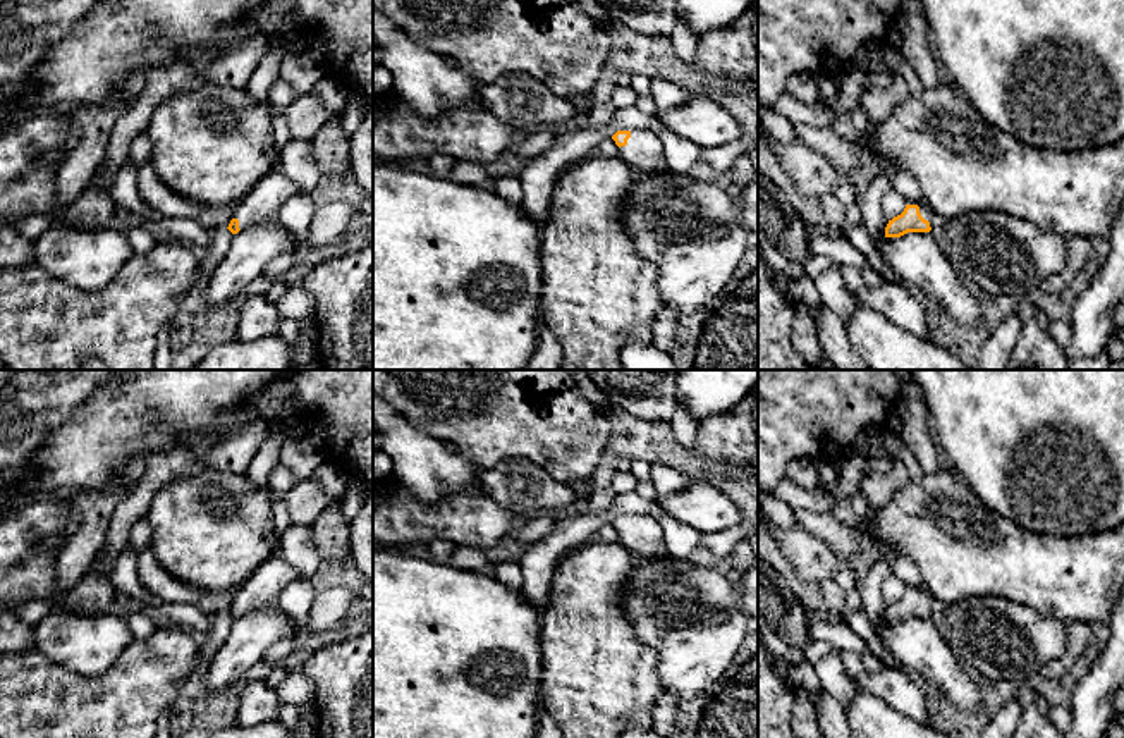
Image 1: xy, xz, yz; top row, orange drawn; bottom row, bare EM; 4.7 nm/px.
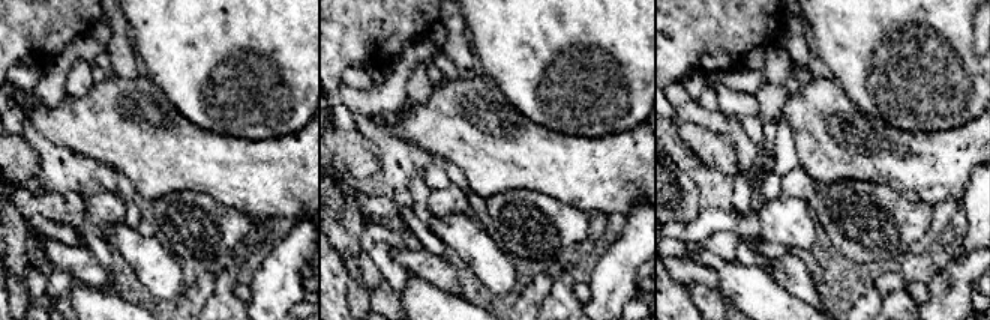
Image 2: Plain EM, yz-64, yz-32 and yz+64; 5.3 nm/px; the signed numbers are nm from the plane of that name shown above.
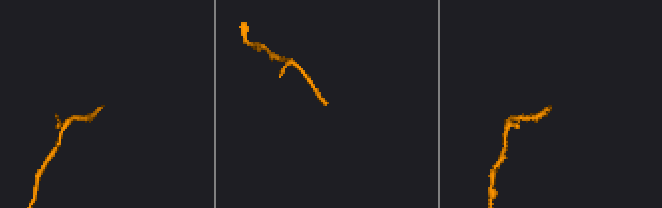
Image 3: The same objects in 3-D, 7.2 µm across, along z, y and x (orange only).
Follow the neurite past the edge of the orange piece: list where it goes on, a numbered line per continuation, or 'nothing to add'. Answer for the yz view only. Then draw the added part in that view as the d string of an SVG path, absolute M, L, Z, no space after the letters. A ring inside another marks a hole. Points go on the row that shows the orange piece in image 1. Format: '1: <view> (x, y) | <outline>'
1: yz (925, 210) | M907 201L907 205L918 205L919 213L925 220L930 222L932 231L938 225L938 217L925 201Z

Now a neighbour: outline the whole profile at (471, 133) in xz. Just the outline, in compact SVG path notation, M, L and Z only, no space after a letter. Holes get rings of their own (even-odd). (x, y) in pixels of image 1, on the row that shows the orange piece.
M392 93L373 103L373 157L378 162L447 155L490 165L524 134L505 126L483 100L447 108L435 119L423 117Z

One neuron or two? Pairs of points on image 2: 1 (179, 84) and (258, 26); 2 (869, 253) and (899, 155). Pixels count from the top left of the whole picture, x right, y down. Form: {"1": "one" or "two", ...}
{"1": "one", "2": "two"}

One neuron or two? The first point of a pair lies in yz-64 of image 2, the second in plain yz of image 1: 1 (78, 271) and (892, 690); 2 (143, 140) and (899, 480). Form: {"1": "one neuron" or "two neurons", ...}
{"1": "one neuron", "2": "two neurons"}

